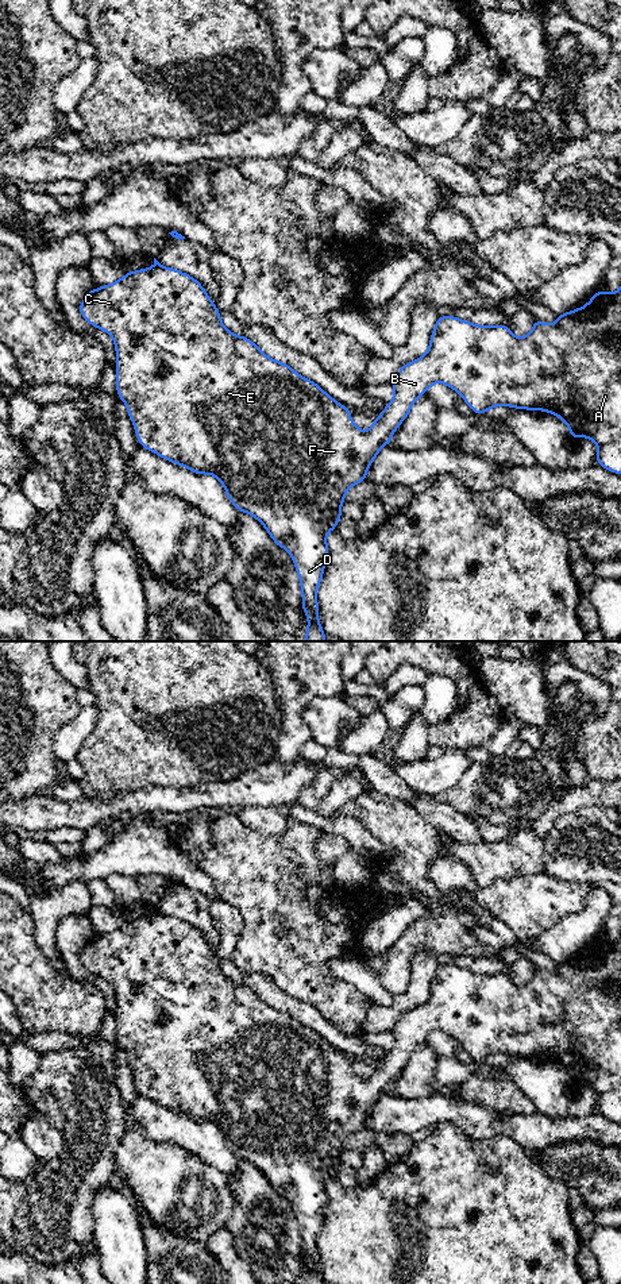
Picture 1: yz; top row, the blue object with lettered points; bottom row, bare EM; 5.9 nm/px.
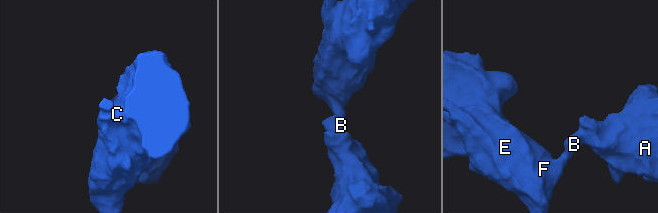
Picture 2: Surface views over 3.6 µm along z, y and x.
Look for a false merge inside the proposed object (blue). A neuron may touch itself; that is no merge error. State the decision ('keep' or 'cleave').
keep

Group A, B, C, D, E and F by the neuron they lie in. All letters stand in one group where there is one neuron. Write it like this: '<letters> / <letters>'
A B C D E F

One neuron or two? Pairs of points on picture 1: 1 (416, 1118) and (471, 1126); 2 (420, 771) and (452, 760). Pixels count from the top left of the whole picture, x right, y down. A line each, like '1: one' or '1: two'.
1: one
2: one

